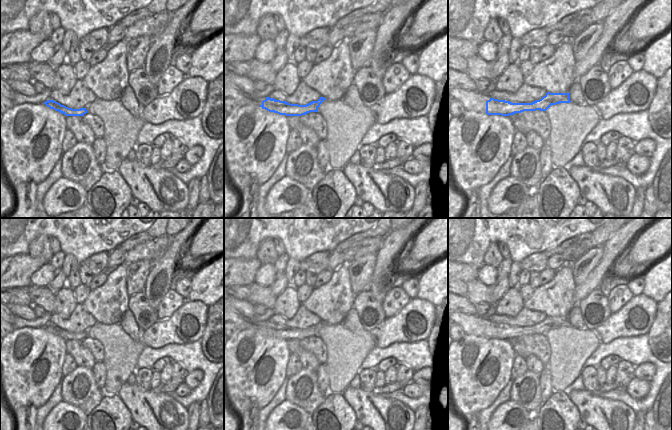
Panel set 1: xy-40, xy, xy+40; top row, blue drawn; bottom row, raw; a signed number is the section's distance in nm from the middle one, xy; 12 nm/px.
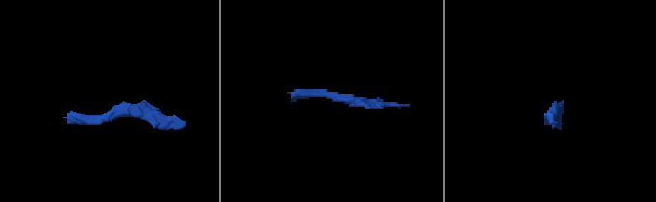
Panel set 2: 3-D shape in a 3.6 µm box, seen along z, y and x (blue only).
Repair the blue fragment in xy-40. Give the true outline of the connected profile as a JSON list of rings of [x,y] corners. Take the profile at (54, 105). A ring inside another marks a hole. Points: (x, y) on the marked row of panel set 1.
[[[48,100],[44,102],[43,104],[45,104],[50,109],[53,109],[55,111],[58,111],[64,114],[65,116],[83,116],[84,114],[87,113],[86,108],[72,109],[64,105],[61,105],[60,103],[53,100]]]

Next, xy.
[[[224,84],[224,98],[225,97],[235,100],[240,106],[256,105],[269,112],[285,116],[302,116],[310,112],[318,112],[318,107],[324,100],[326,100],[321,96],[317,101],[312,101],[306,105],[298,105],[275,100],[271,95],[266,98],[260,97],[255,99],[241,91],[236,90],[228,84]]]

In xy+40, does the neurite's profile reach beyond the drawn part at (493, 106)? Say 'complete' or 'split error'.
split error

